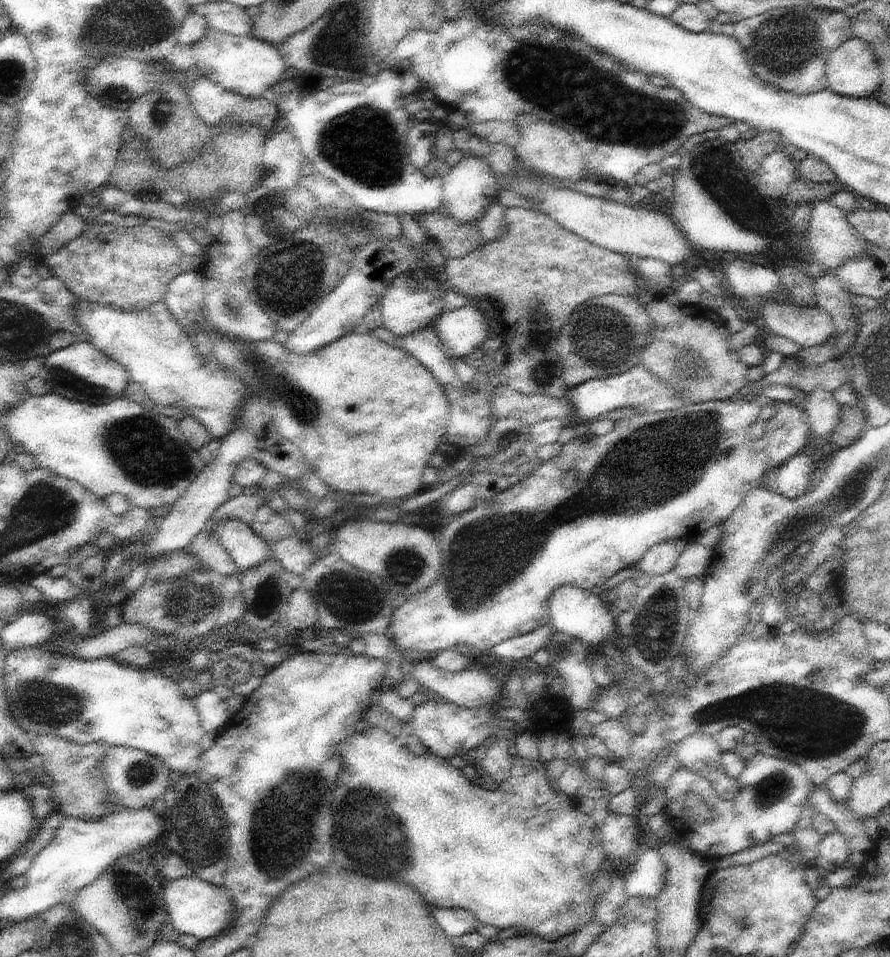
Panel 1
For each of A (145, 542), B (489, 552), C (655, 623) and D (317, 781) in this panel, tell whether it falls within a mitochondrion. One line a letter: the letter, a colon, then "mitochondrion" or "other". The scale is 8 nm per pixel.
A: other
B: mitochondrion
C: mitochondrion
D: other

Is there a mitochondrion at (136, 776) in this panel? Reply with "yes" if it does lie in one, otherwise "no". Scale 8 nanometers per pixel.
yes

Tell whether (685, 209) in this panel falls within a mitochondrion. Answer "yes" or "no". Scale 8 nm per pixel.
no

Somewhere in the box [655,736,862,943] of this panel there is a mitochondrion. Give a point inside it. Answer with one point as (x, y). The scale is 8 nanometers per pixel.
(773, 789)

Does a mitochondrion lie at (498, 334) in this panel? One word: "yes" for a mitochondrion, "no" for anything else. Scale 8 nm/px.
no

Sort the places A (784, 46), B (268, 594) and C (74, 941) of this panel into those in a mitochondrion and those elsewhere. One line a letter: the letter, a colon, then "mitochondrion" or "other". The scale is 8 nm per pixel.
A: mitochondrion
B: mitochondrion
C: mitochondrion

